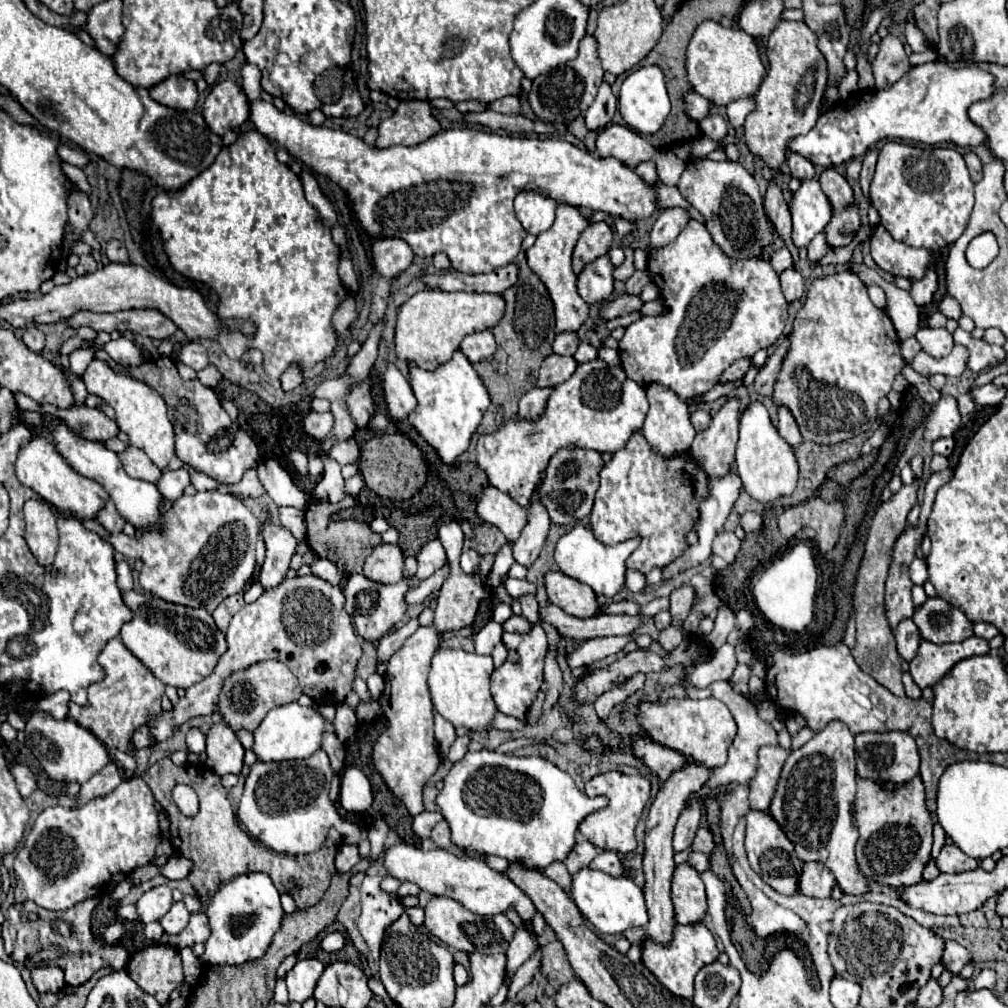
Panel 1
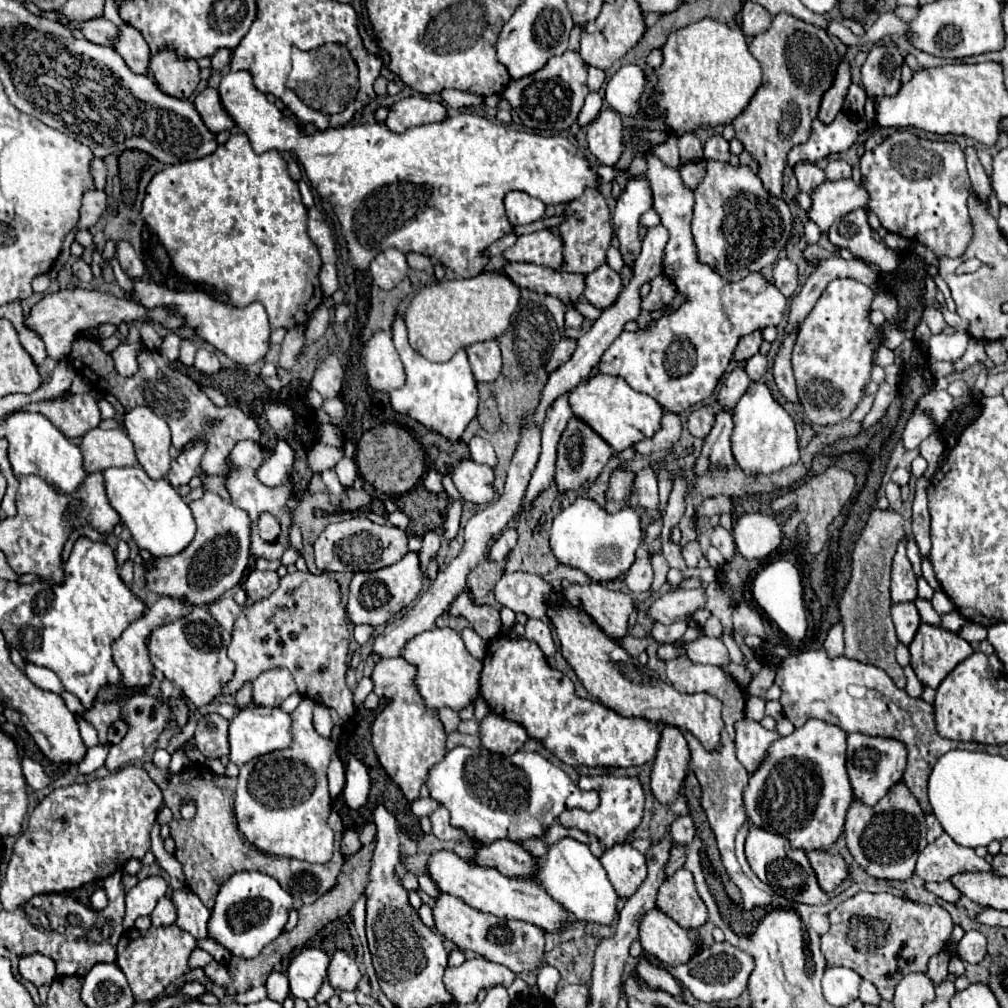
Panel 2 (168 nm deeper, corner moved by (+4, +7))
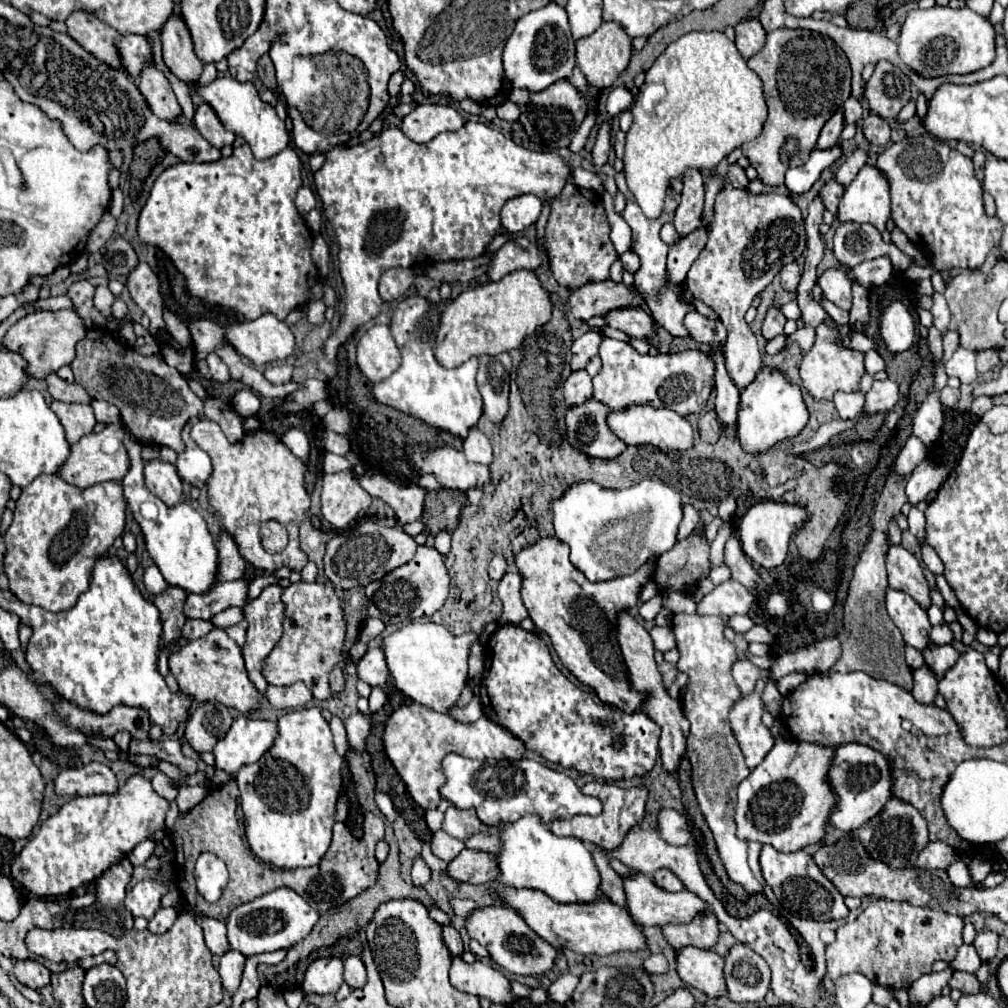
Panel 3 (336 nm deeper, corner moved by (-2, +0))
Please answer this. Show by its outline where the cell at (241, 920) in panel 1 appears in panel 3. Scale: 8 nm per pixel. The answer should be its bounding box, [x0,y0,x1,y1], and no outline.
[226,887,320,957]

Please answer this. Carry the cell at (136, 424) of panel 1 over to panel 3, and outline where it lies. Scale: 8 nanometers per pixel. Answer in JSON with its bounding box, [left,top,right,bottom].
[144,459,182,505]

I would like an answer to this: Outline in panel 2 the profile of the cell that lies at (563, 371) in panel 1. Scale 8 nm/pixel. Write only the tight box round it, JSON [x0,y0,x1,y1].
[546,338,576,372]

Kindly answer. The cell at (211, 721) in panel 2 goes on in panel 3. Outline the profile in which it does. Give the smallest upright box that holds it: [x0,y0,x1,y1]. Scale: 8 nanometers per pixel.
[184,703,232,751]

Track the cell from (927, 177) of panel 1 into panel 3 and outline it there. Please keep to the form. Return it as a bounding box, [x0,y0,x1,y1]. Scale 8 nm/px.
[876,135,1002,271]

